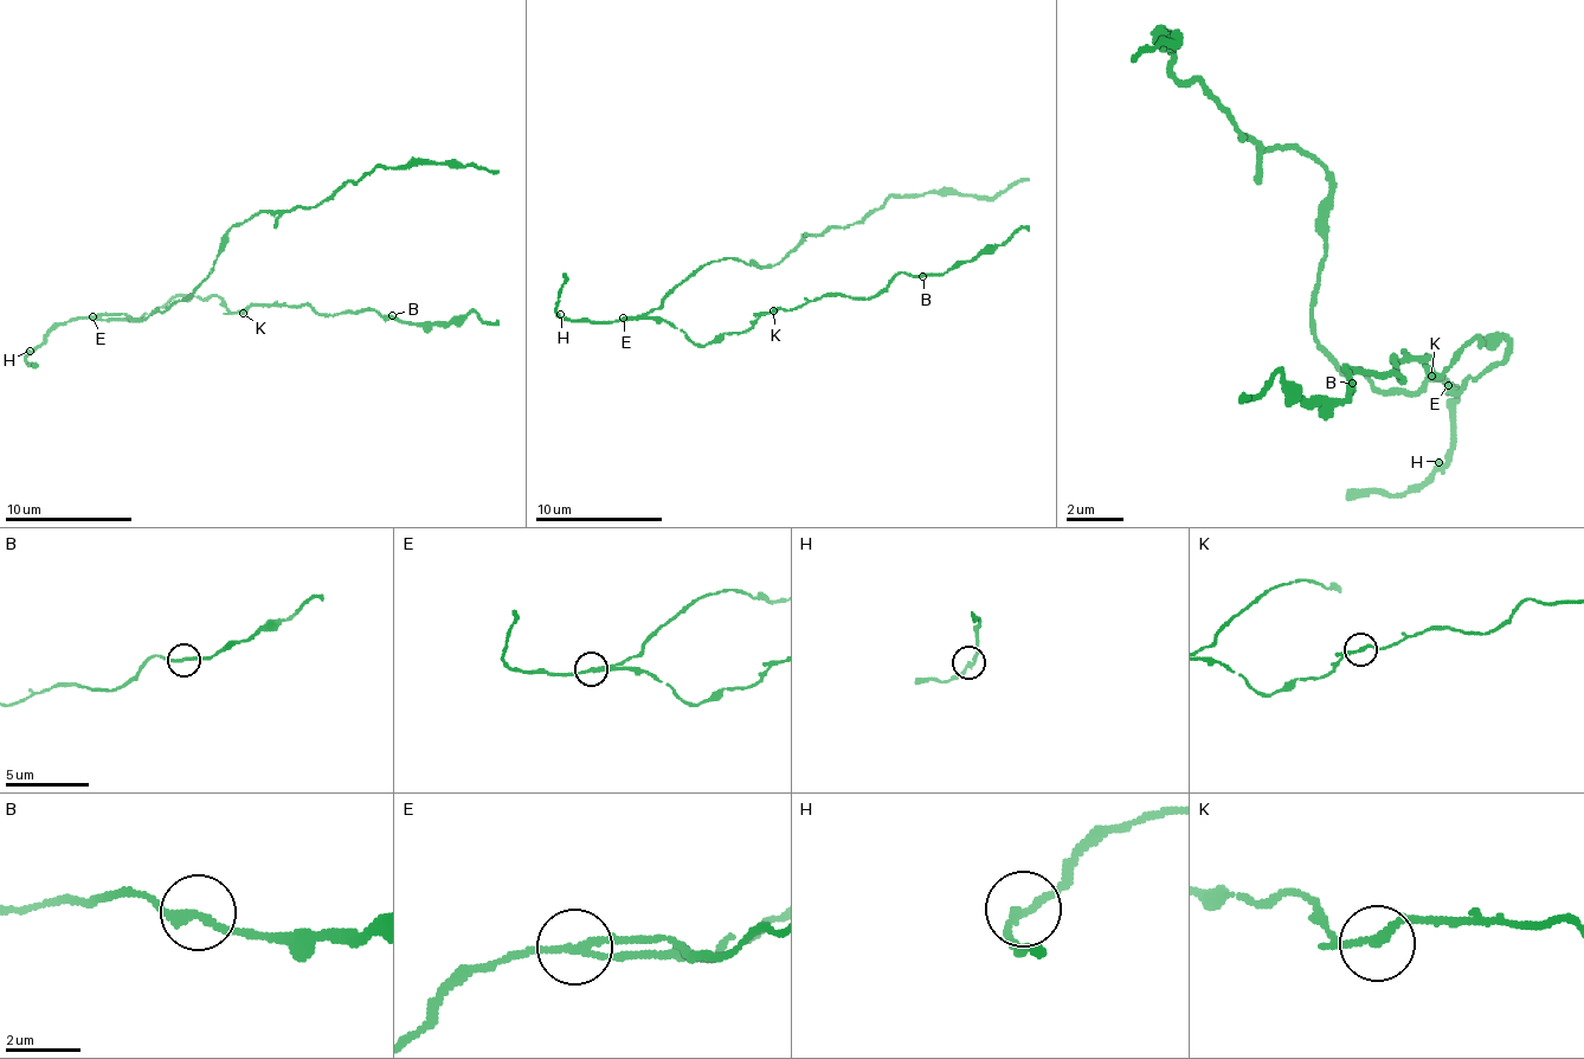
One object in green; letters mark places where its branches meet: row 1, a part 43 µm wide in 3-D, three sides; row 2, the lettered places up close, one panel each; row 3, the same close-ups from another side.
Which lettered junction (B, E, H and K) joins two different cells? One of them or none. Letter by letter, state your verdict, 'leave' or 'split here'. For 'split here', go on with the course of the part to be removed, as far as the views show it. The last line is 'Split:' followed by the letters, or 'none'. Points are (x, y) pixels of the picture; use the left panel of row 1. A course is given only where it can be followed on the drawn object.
B: leave
E: split here; foreign part runs (94, 315), (163, 313), (198, 284), (220, 239), (239, 224), (262, 211), (316, 207), (377, 166), (497, 173)
H: leave
K: leave
Split: E

